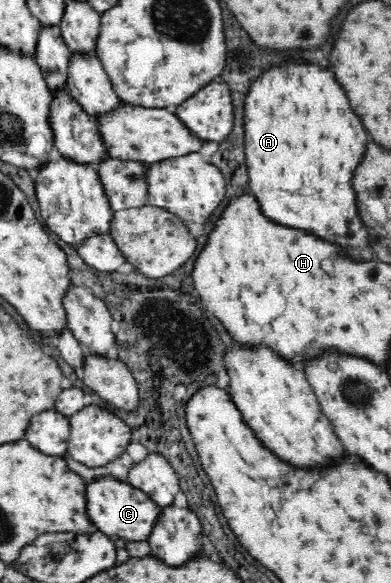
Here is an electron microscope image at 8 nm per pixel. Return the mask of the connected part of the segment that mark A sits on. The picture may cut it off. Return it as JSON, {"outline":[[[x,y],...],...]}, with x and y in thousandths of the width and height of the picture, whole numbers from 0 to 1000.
{"outline":[[[729,103],[719,110],[693,113],[688,120],[678,120],[668,130],[657,130],[632,158],[627,168],[627,209],[621,211],[624,221],[624,266],[629,268],[629,280],[634,285],[634,305],[642,328],[657,334],[668,357],[675,360],[678,370],[698,374],[708,384],[724,388],[744,388],[744,391],[785,391],[798,401],[836,408],[847,415],[875,419],[880,429],[893,431],[893,437],[918,441],[918,444],[949,443],[949,427],[939,422],[939,405],[934,405],[934,389],[918,381],[913,374],[913,352],[903,326],[898,326],[898,305],[903,305],[903,292],[913,285],[913,278],[923,278],[923,264],[934,257],[934,247],[944,240],[923,202],[898,189],[893,182],[893,168],[882,165],[882,154],[867,148],[857,127],[816,110],[790,110],[790,106],[770,106],[770,103]]]}

